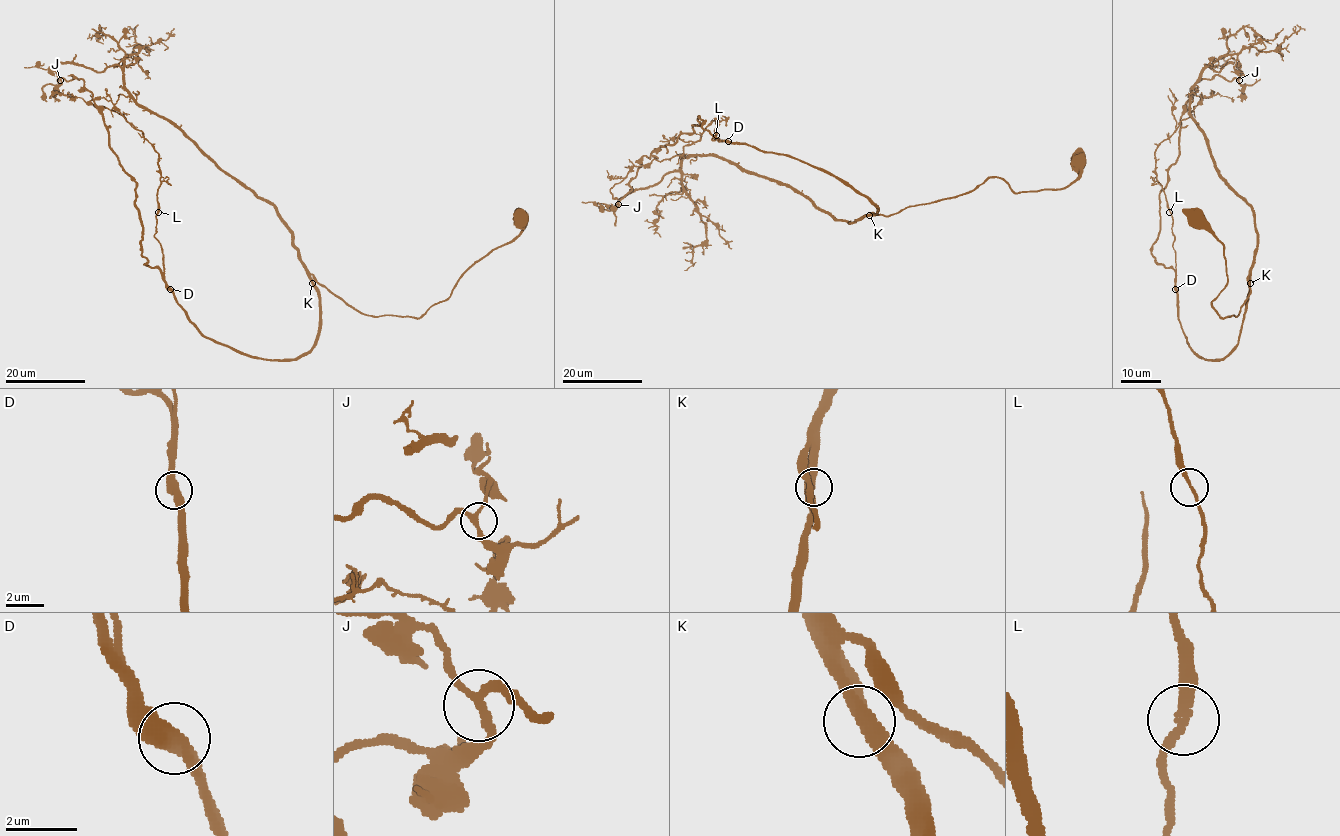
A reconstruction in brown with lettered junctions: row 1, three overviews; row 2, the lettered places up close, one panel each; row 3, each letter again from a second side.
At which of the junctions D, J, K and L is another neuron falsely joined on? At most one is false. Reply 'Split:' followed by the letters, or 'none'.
Split: none

